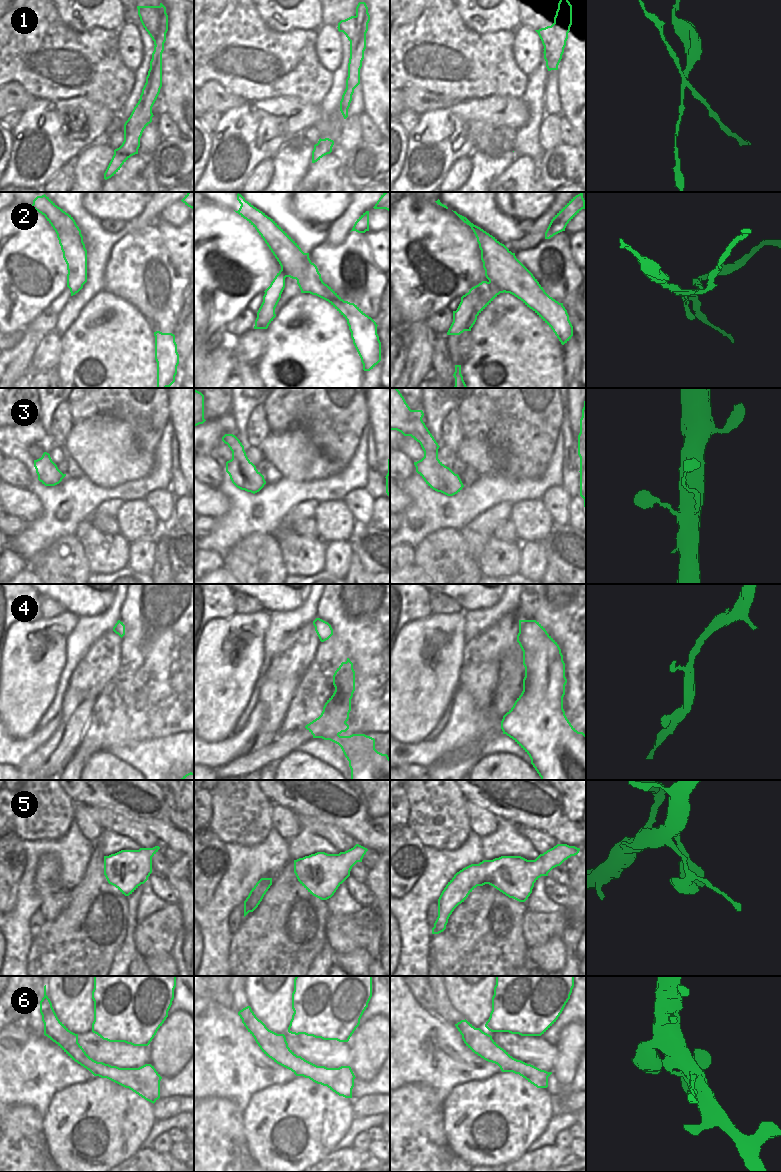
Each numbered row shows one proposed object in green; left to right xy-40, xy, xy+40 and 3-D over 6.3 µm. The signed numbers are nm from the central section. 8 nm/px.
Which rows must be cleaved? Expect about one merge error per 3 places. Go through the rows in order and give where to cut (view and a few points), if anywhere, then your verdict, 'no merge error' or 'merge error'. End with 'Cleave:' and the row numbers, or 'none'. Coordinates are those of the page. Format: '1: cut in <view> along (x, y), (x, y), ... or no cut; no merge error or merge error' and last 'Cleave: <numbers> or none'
1: cut in xy-40 along (160, 5), (160, 28), (154, 44); merge error
2: cut in xy+40 along (518, 261), (525, 271), (509, 283), (559, 305); merge error
3: no cut; no merge error
4: no cut; no merge error
5: no cut; no merge error
6: no cut; no merge error
Cleave: 1, 2

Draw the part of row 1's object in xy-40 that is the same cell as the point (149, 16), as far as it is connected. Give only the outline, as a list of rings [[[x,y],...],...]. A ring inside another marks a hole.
[[[137,6],[137,9],[140,21],[155,45],[156,35],[160,29],[161,6]]]

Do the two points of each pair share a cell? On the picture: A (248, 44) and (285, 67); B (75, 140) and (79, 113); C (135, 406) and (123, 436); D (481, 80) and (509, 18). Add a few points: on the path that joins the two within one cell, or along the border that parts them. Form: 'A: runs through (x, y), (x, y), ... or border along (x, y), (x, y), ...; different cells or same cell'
A: runs through (258, 47), (262, 48), (271, 57), (278, 57); same cell
B: runs through (75, 133), (75, 123), (78, 120); same cell
C: border along (106, 414), (124, 420), (133, 431), (139, 444); different cells
D: border along (513, 31), (487, 31), (481, 34); different cells

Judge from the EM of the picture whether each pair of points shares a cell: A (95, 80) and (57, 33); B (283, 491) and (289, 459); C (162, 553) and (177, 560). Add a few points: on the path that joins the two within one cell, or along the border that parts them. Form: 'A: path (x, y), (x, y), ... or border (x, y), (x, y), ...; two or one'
A: path (92, 68), (69, 45); one
B: border (284, 477), (293, 481), (309, 482); two
C: border (163, 533), (166, 539), (167, 556), (172, 573); two

